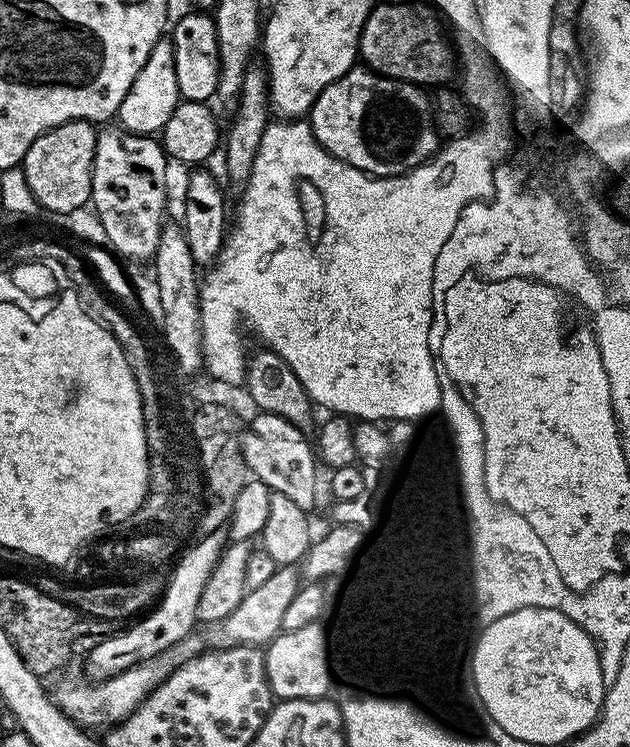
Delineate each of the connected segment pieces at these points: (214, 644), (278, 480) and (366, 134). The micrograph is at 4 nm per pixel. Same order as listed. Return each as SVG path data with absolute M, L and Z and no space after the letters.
M281 564L274 570L266 583L257 588L249 588L244 593L242 602L231 614L226 614L218 622L207 625L203 630L204 640L199 634L187 636L182 642L178 642L170 650L166 650L160 656L150 658L130 670L120 672L117 676L100 678L93 682L88 680L64 680L54 688L54 699L56 705L69 716L69 718L85 730L96 730L101 728L107 730L127 718L136 711L137 706L161 684L179 664L184 664L190 658L194 658L199 652L208 648L233 648L243 644L255 644L267 646L271 644L275 636L282 631L282 618L286 614L286 606L294 599L294 594L302 586L302 572L295 564Z
M260 412L243 429L240 437L240 449L249 473L261 480L271 493L286 494L298 507L312 510L316 504L316 468L318 457L314 444L306 437L305 429L286 422L278 414Z
M354 66L349 72L342 74L342 78L330 82L330 86L326 86L326 90L322 90L322 94L318 94L318 98L312 104L310 123L312 132L316 135L317 145L319 145L323 151L325 148L325 150L332 155L329 157L331 157L333 161L354 166L360 172L368 173L369 176L377 178L395 178L411 173L413 170L419 169L421 166L429 163L429 161L437 155L438 151L436 151L436 147L442 144L442 139L436 130L436 124L433 120L433 101L430 99L429 93L426 94L424 92L427 91L419 84L411 84L405 80L391 80L389 76L380 76L367 66Z

